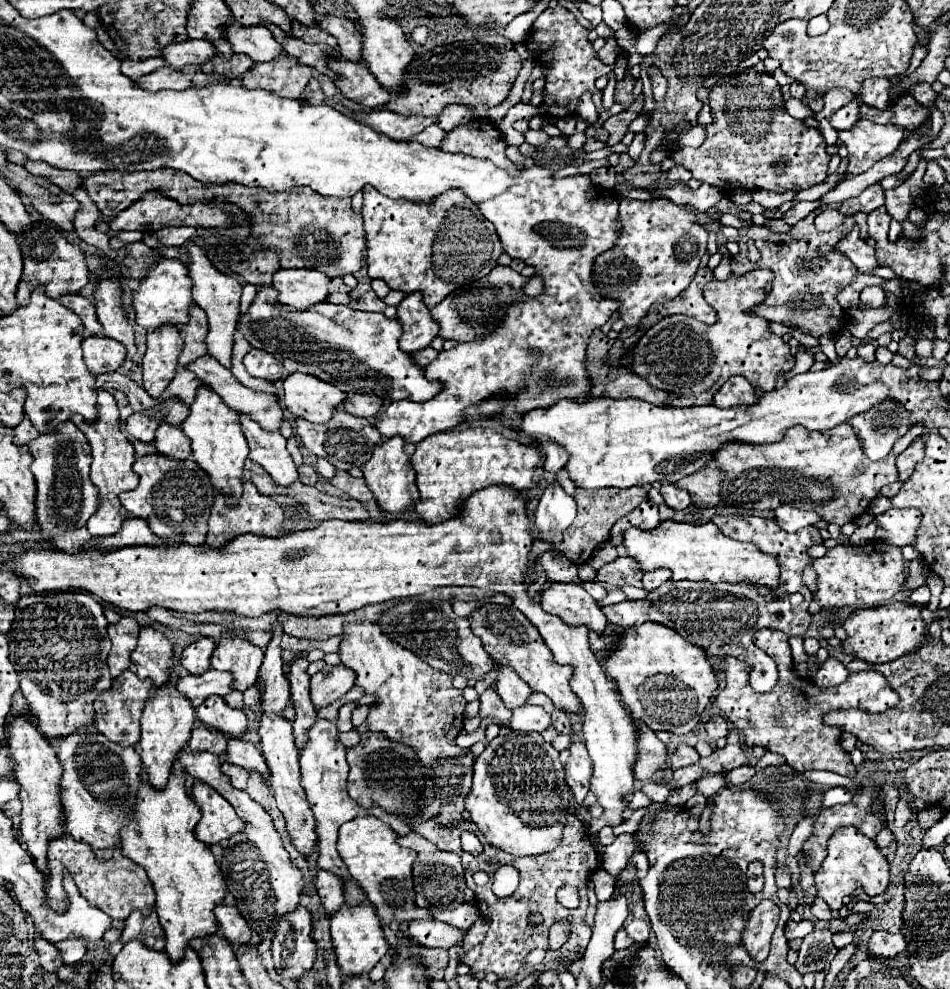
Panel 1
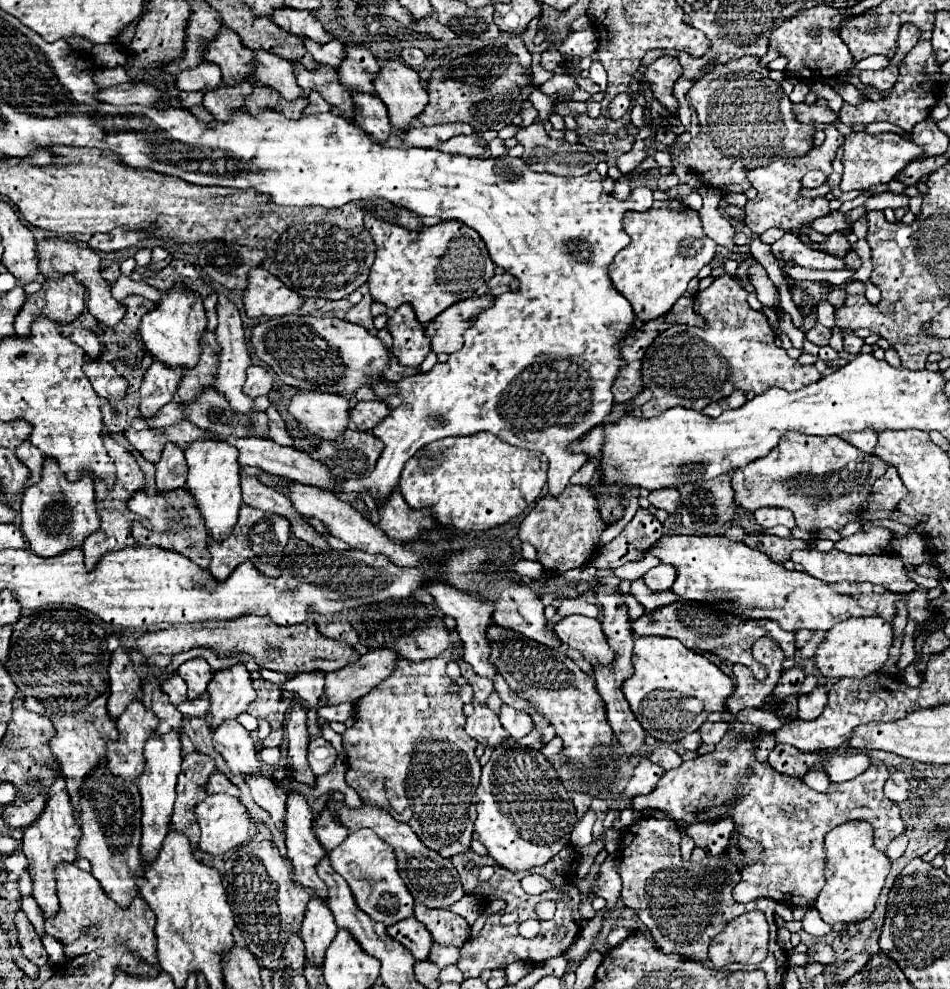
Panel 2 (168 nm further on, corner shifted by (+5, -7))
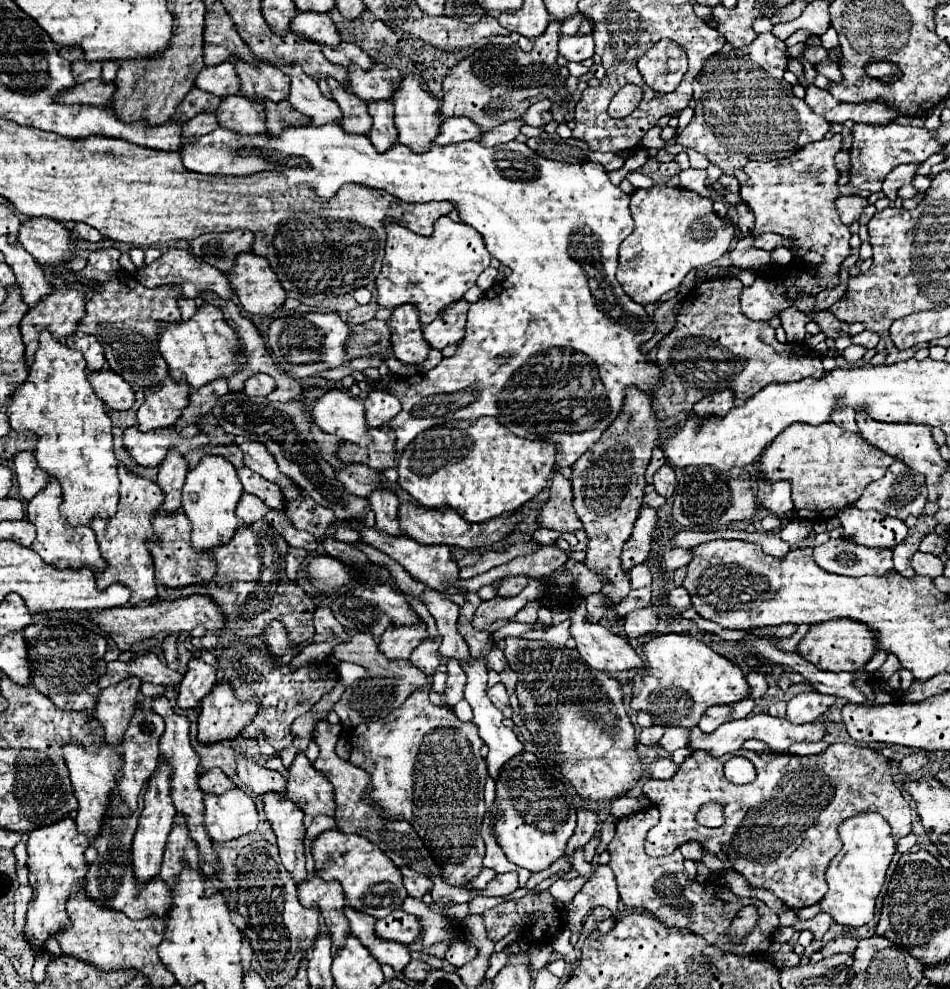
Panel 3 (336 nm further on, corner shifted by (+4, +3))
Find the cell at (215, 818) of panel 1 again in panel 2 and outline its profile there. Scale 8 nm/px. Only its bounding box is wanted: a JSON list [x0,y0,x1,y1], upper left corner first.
[197,794,251,854]

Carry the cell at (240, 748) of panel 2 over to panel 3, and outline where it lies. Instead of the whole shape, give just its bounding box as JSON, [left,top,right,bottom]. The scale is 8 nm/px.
[234,748,286,798]

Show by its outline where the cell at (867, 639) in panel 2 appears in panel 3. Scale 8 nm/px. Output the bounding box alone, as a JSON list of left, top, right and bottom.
[798,618,876,672]

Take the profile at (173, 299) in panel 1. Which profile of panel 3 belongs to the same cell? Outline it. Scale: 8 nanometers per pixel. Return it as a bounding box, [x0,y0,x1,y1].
[158,302,244,388]

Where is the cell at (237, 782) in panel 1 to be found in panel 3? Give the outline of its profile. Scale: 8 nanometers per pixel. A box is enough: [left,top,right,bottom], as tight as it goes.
[198,768,236,794]

